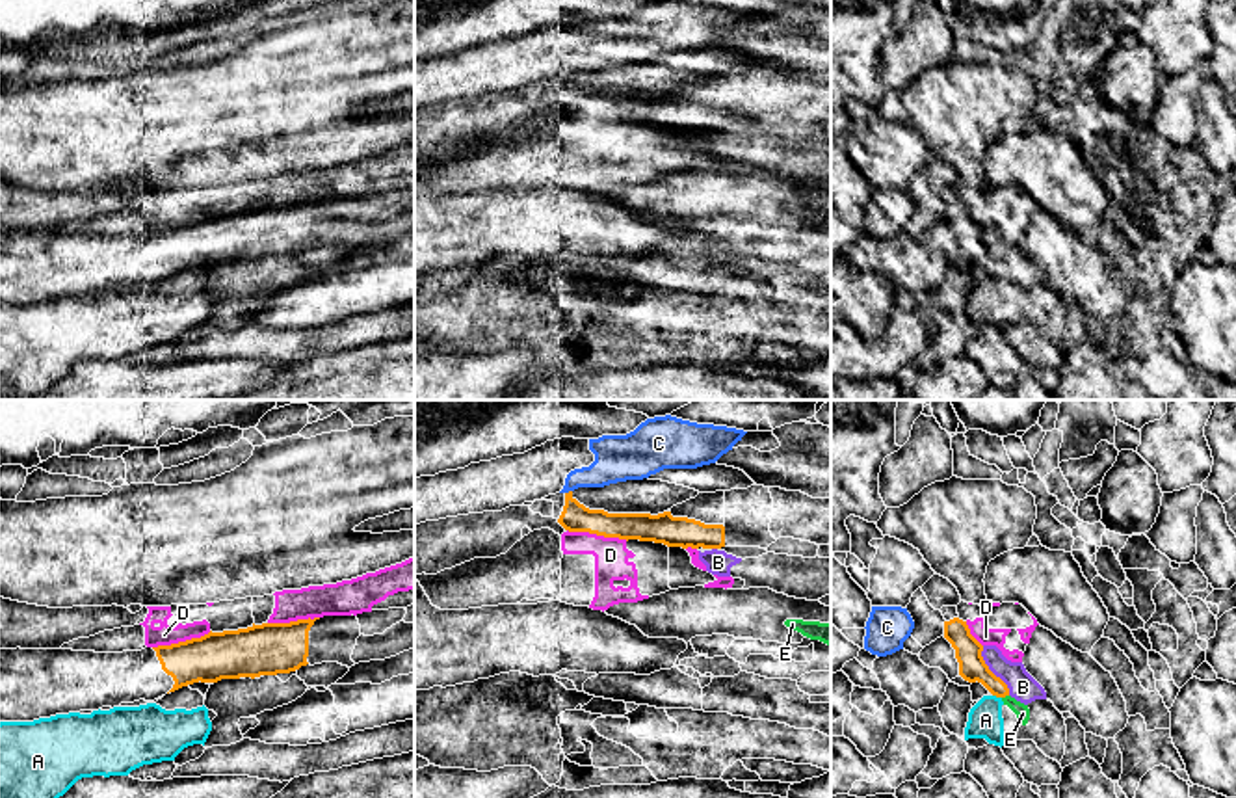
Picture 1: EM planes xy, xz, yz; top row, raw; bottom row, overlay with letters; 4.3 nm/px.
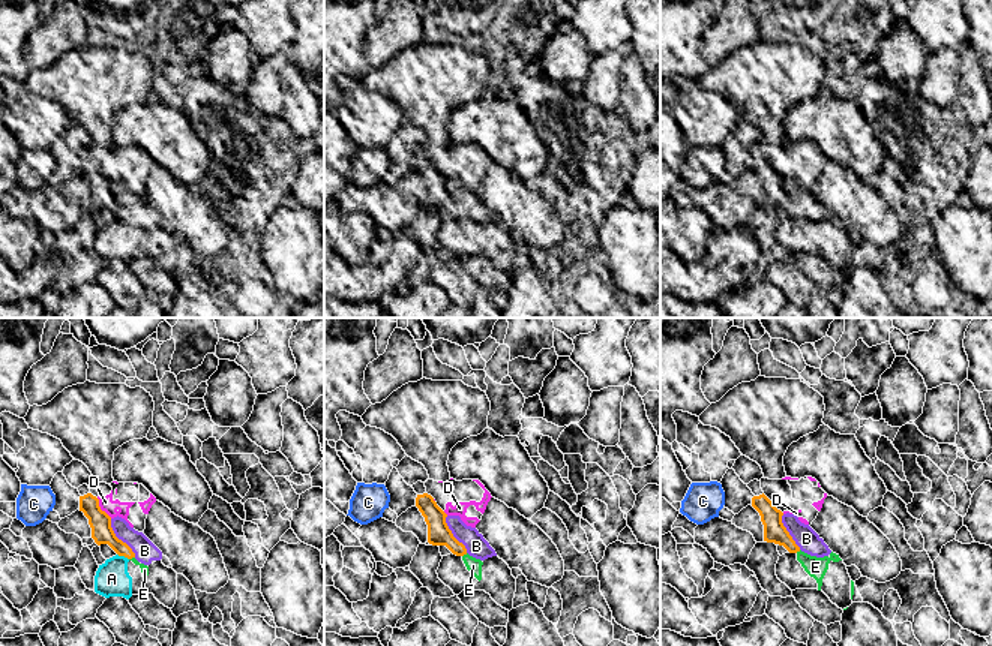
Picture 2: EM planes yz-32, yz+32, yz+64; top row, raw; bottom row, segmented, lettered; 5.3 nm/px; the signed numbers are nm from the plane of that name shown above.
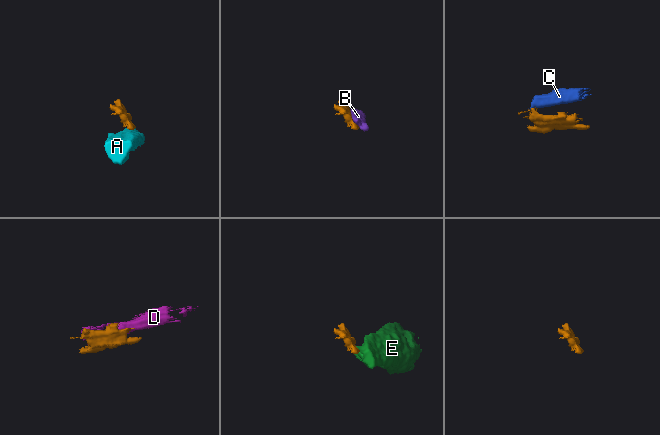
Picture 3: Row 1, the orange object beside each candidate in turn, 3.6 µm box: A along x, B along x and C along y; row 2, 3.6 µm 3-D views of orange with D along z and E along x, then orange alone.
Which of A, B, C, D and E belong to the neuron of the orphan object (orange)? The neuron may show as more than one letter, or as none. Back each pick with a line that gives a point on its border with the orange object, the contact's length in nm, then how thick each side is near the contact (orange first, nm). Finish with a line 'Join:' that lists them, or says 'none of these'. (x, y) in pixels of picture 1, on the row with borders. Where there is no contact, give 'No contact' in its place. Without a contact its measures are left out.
Join: none of these

